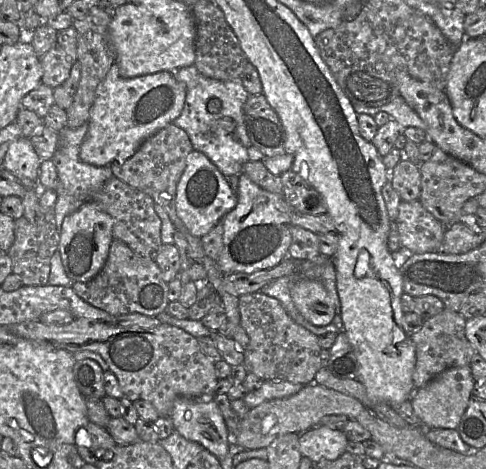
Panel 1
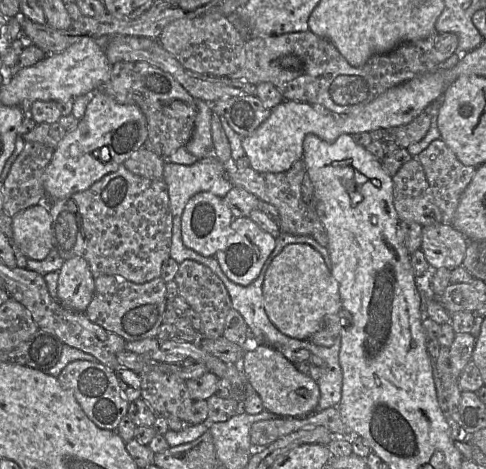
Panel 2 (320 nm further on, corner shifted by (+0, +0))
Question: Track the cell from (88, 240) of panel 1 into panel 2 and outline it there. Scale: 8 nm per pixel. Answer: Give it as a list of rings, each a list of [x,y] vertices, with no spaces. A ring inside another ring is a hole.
[[[74,257],[64,262],[59,271],[58,300],[67,308],[85,313],[95,290],[95,276],[88,262]]]

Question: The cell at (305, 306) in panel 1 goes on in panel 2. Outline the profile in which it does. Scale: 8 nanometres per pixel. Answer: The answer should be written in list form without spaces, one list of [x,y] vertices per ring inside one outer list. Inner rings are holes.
[[[291,243],[270,263],[262,285],[263,305],[272,324],[284,335],[309,339],[319,331],[327,317],[340,313],[339,286],[322,255],[312,246]]]

